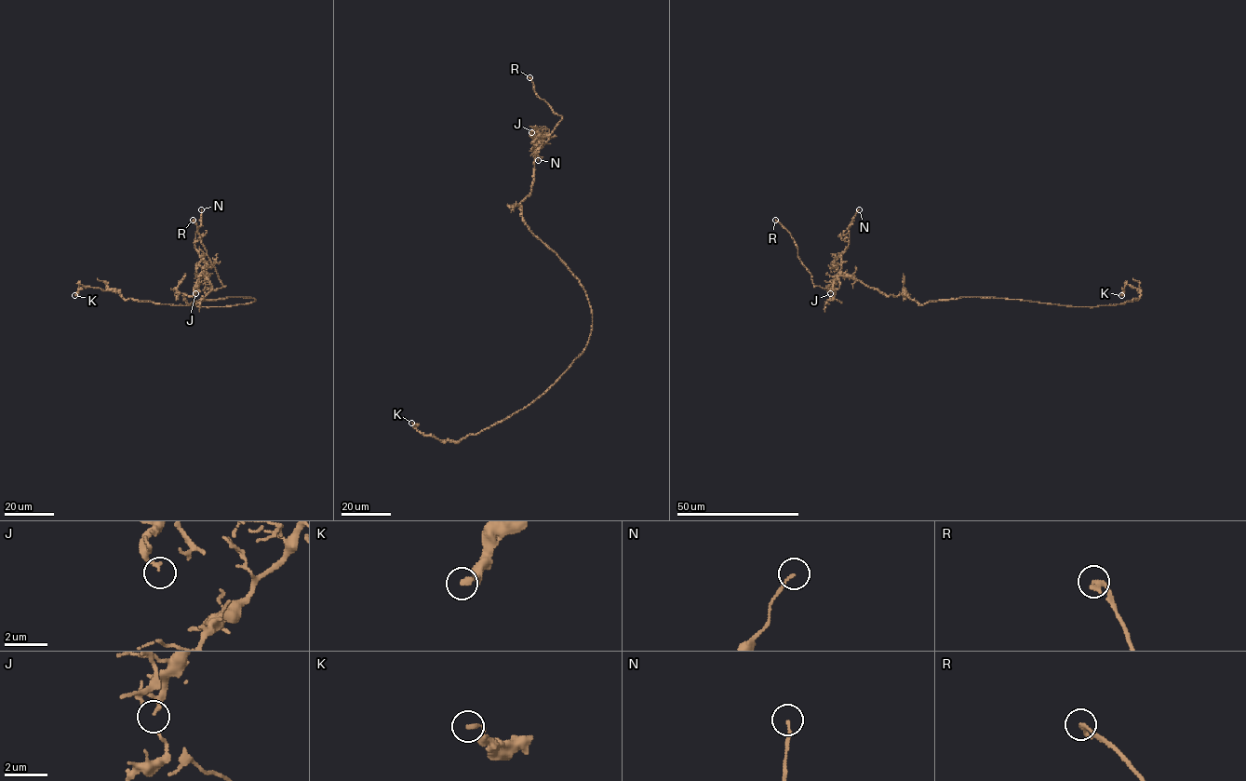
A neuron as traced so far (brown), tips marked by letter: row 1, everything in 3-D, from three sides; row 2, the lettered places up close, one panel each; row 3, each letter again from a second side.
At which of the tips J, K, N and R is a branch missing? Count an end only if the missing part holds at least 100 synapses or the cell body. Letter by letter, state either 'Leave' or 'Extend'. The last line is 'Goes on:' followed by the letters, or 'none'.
J: Leave
K: Leave
N: Leave
R: Extend
Goes on: R

